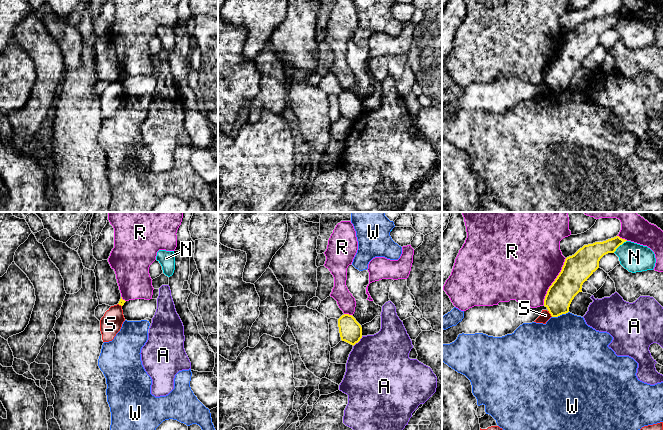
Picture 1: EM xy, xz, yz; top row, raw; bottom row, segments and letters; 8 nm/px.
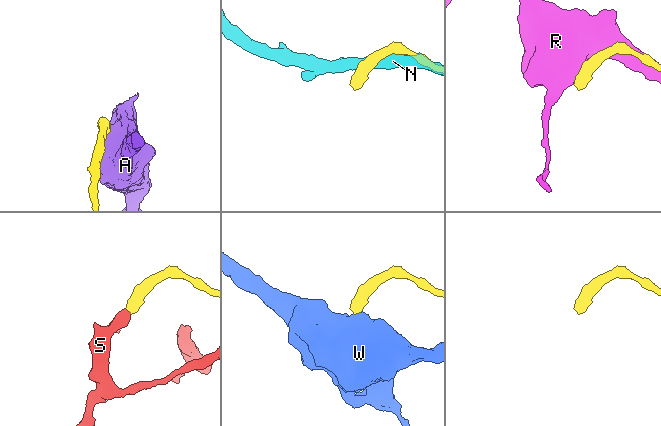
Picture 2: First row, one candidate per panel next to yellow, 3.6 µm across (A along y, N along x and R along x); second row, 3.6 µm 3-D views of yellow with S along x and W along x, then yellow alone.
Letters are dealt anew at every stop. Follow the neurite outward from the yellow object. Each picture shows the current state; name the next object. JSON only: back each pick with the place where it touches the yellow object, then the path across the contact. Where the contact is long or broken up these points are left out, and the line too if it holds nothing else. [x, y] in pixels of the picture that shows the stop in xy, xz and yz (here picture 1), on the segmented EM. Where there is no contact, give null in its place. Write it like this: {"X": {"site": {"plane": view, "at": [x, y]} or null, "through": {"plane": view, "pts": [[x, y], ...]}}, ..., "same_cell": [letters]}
{"same_cell": []}

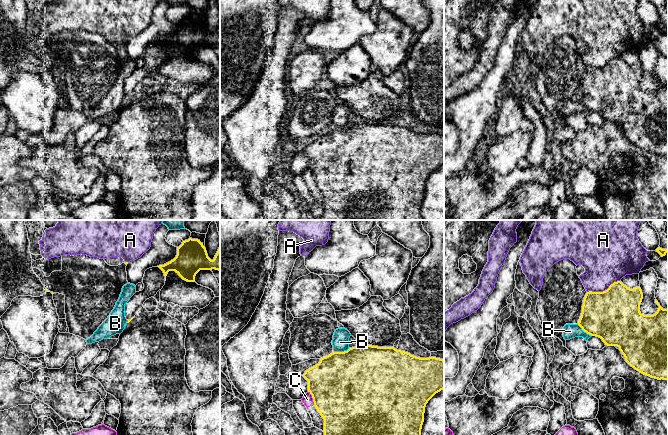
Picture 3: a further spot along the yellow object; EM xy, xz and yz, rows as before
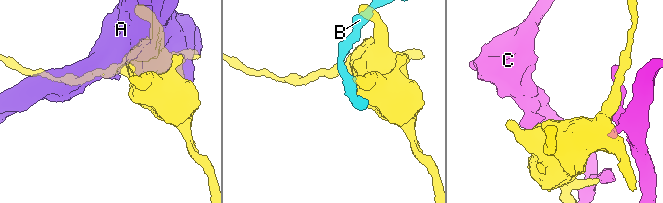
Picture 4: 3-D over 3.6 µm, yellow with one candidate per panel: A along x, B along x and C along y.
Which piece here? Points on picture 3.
{"same_cell": []}

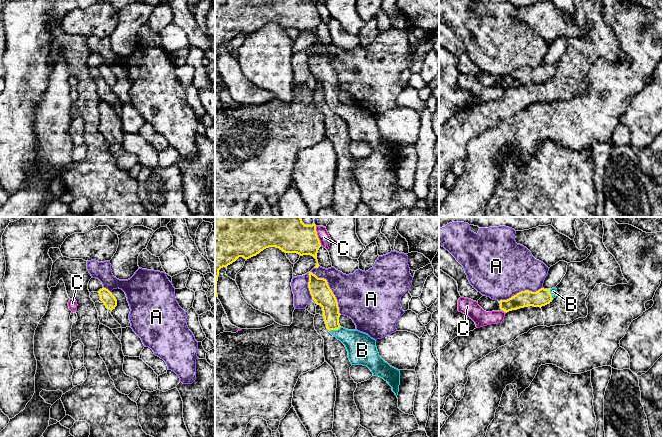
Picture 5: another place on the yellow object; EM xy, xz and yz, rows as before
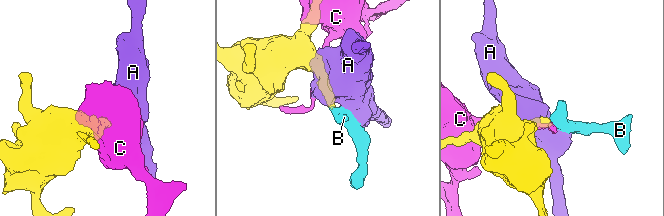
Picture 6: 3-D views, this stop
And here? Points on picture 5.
{"B": {"site": {"plane": "xz", "at": [334, 329]}, "through": {"plane": "xz", "pts": [[326, 299], [329, 303], [334, 329], [351, 338], [360, 346]]}}, "same_cell": ["B"]}

